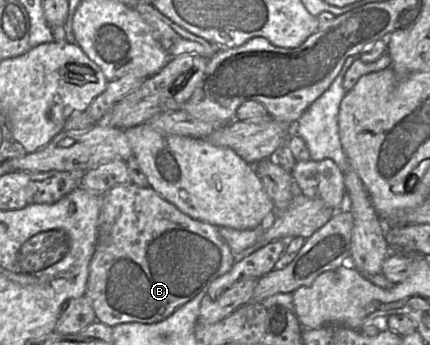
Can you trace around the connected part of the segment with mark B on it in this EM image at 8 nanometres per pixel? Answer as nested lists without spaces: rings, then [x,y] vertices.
[[[132,183],[122,184],[112,188],[102,196],[102,205],[97,222],[96,246],[89,264],[89,275],[84,296],[88,298],[93,307],[96,321],[111,328],[119,324],[132,322],[142,324],[158,323],[172,315],[177,309],[192,300],[200,292],[206,291],[209,285],[215,279],[227,273],[236,261],[237,257],[233,254],[226,241],[220,235],[218,227],[203,221],[192,219],[182,213],[173,204],[162,198],[150,187],[141,188]]]

